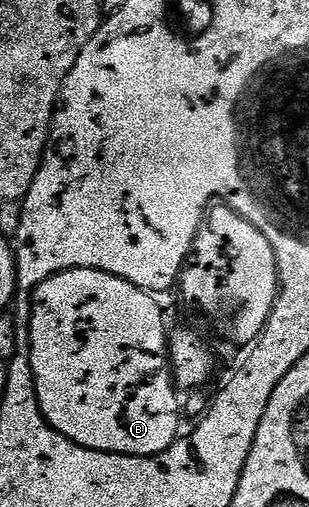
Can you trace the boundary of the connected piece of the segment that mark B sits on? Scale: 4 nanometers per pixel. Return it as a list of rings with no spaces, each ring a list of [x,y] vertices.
[[[79,269],[60,271],[43,281],[33,292],[33,312],[29,314],[29,356],[31,369],[35,377],[37,400],[41,406],[43,417],[63,437],[83,445],[87,449],[106,451],[116,455],[158,455],[169,450],[172,443],[179,438],[177,430],[181,427],[181,407],[177,404],[178,388],[174,384],[170,370],[169,339],[170,332],[165,329],[165,315],[156,303],[154,296],[141,287],[131,285],[131,281],[115,277],[111,273],[103,273],[95,269]]]

